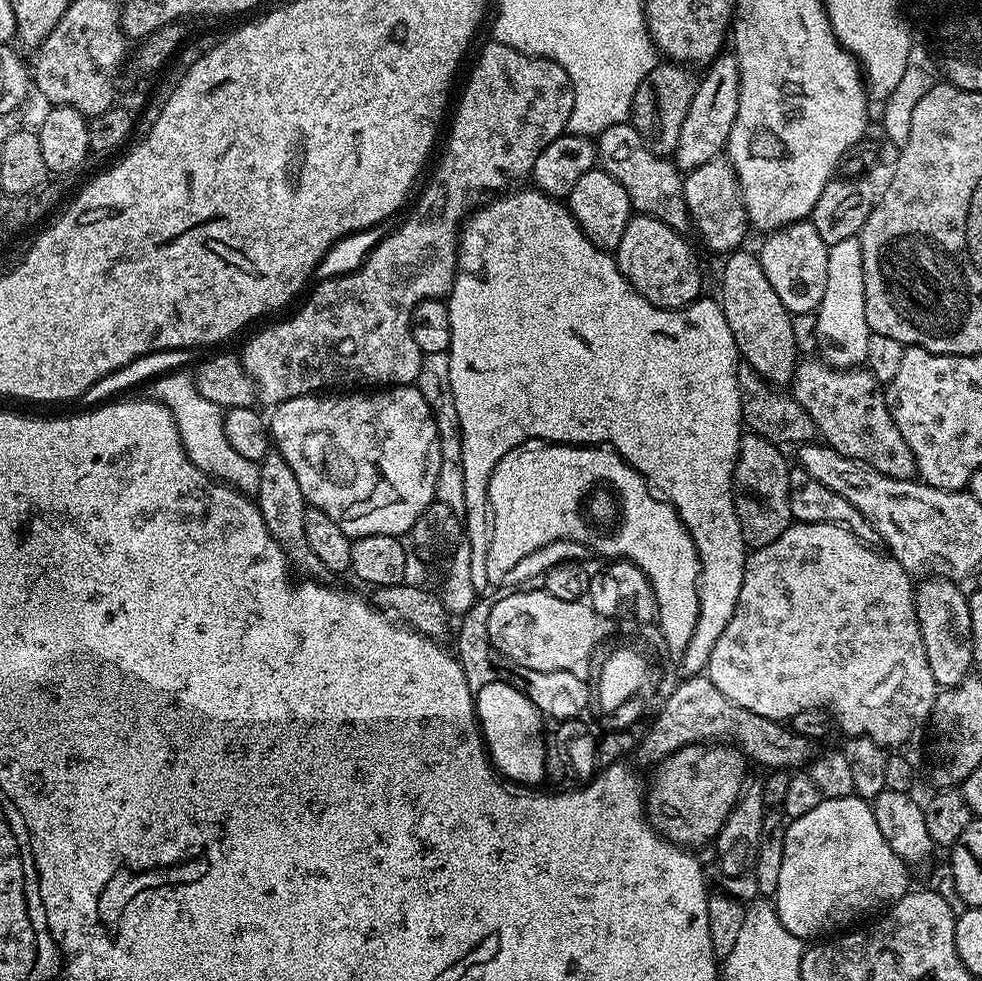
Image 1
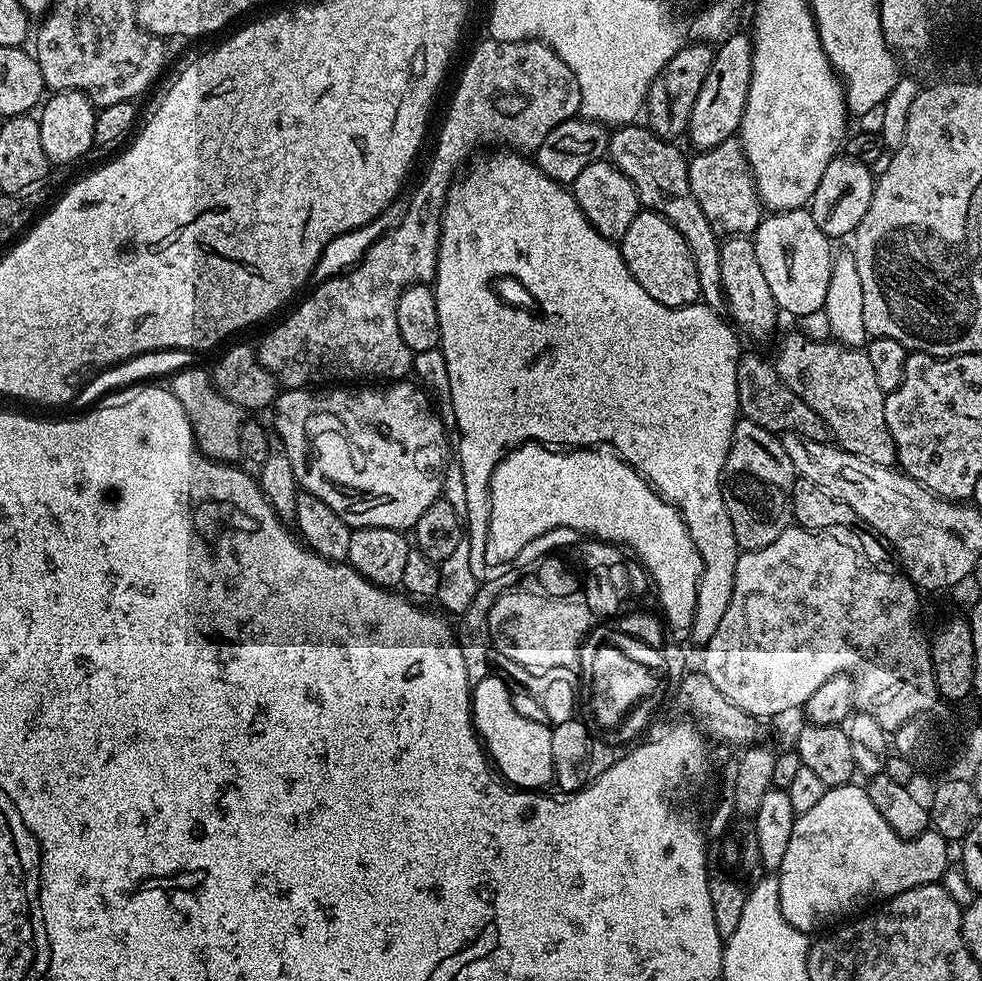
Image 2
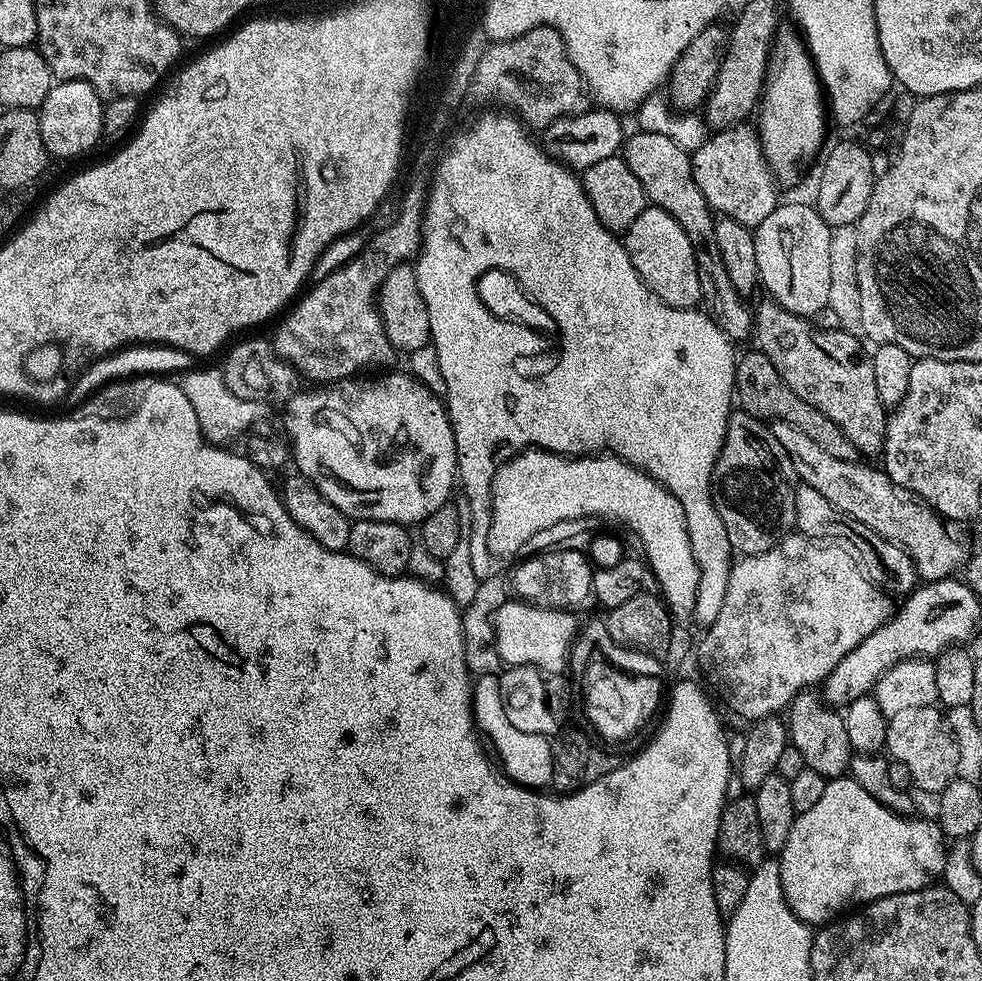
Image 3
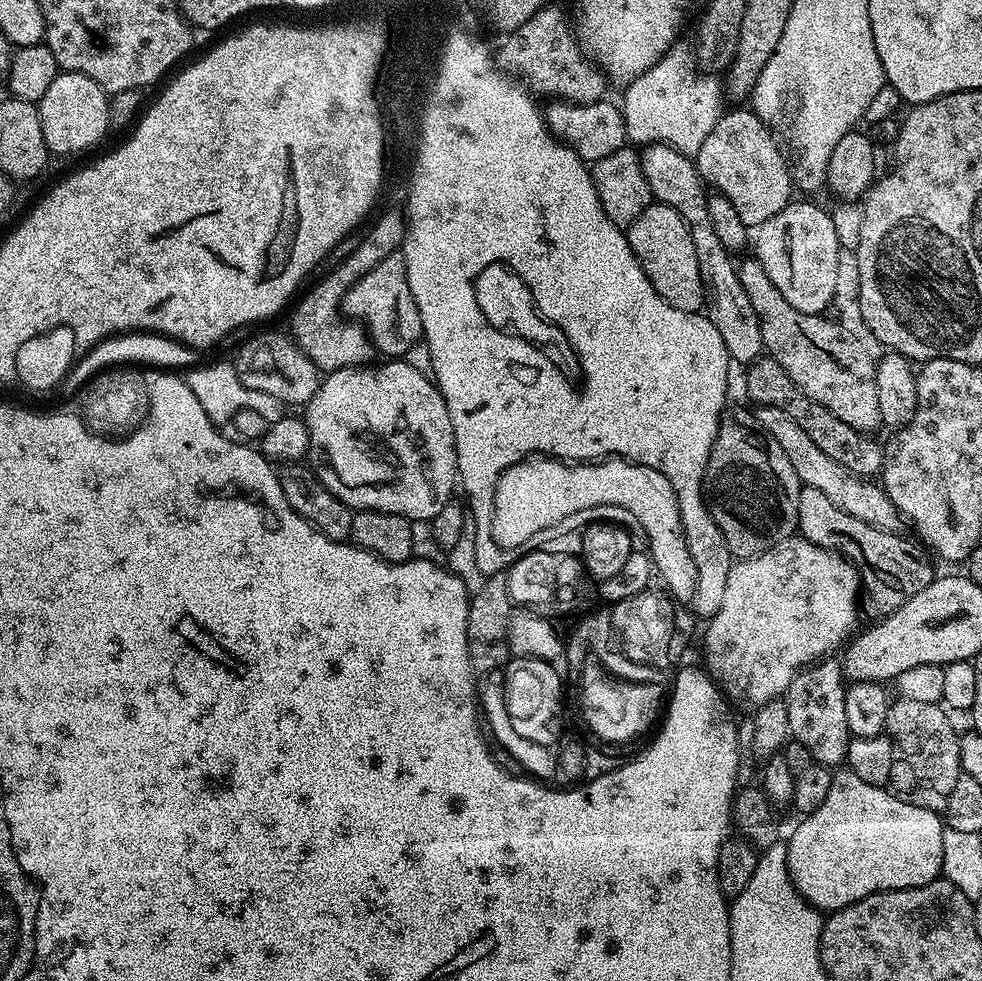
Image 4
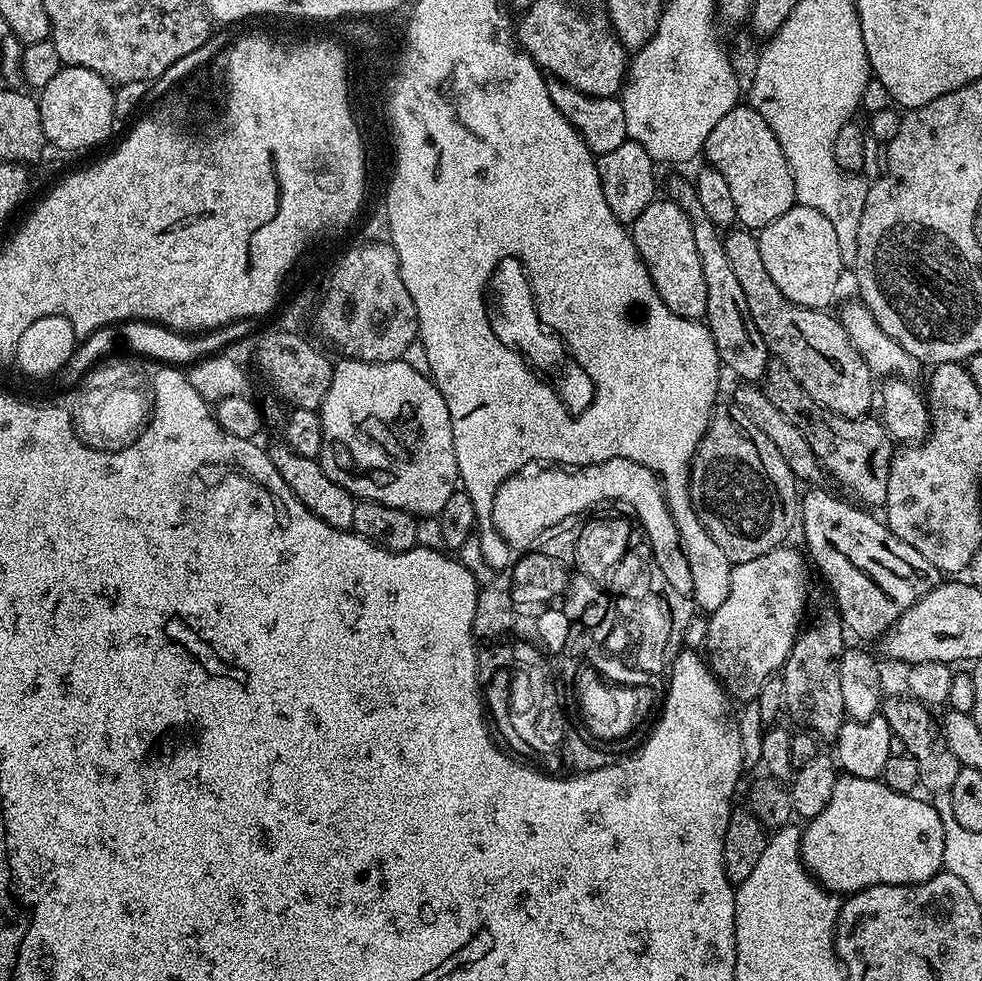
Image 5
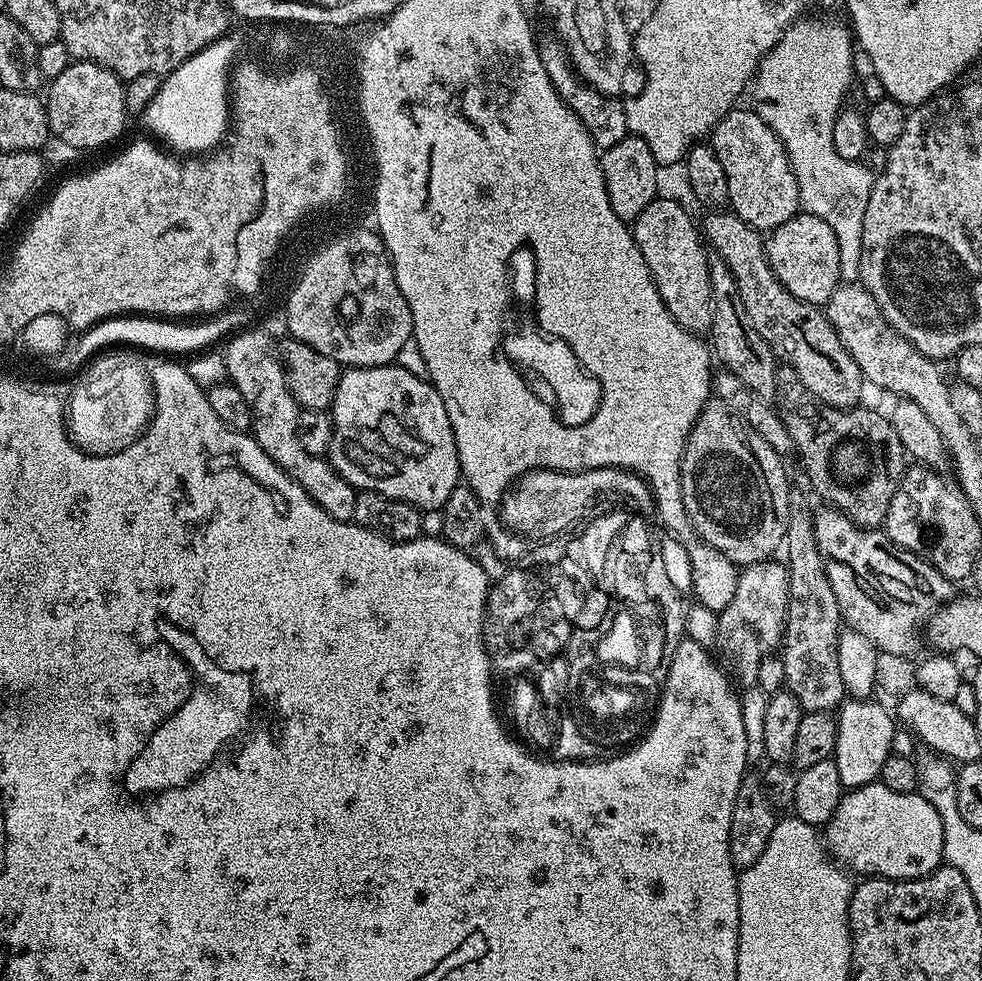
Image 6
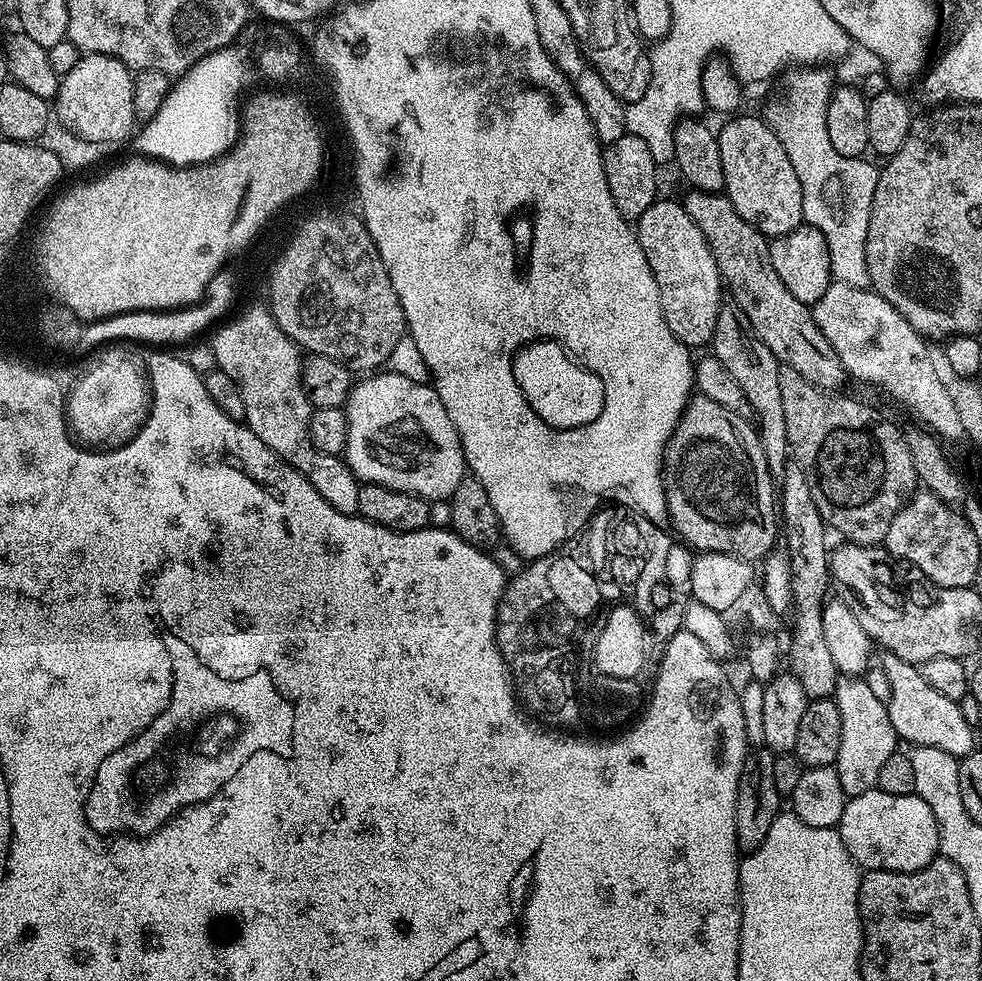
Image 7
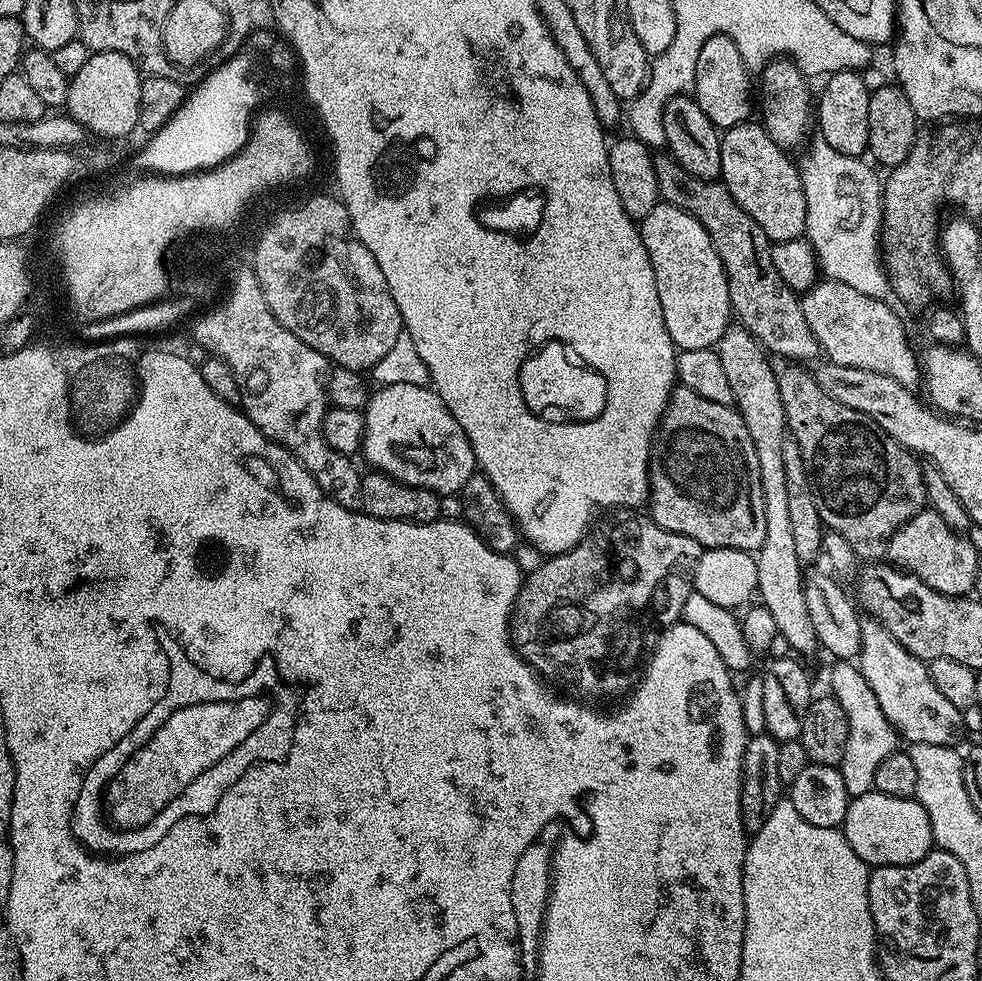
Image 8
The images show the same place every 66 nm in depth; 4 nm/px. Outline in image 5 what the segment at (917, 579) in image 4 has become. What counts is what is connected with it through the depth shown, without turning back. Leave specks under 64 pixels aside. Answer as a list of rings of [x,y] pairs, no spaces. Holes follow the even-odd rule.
[[[820,486],[809,487],[812,489],[805,496],[803,493],[798,500],[798,524],[799,527],[804,527],[803,547],[811,563],[816,563],[821,574],[828,579],[828,584],[836,595],[835,607],[845,629],[851,635],[853,632],[864,640],[876,640],[895,626],[904,611],[910,610],[927,592],[942,583],[942,573],[936,569],[934,562],[922,558],[922,554],[918,554],[914,546],[906,546],[906,542],[902,542],[898,534],[891,532],[883,519],[875,520],[870,513],[863,512],[868,511],[863,507],[855,503],[847,504],[846,501],[839,500],[834,493],[816,487]]]

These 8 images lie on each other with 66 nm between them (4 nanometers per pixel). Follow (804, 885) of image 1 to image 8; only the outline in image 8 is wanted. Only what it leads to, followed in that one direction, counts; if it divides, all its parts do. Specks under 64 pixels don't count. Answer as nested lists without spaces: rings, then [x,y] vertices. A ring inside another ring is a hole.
[[[875,790],[849,799],[842,831],[846,842],[850,842],[850,846],[854,846],[854,854],[858,854],[858,858],[862,858],[870,866],[882,864],[886,866],[906,866],[926,858],[926,854],[933,851],[934,848],[930,818],[926,818],[926,810],[916,799],[890,798],[890,794],[882,794]]]

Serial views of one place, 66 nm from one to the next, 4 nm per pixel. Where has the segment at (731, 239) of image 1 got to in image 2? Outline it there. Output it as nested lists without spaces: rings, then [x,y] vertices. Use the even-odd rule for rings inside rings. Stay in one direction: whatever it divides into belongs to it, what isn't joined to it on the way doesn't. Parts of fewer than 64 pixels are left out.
[[[739,139],[727,140],[713,148],[697,151],[695,155],[688,160],[690,190],[694,190],[694,198],[698,198],[698,206],[702,206],[702,214],[706,214],[712,229],[725,237],[751,237],[760,225],[762,205],[752,167],[740,149]]]

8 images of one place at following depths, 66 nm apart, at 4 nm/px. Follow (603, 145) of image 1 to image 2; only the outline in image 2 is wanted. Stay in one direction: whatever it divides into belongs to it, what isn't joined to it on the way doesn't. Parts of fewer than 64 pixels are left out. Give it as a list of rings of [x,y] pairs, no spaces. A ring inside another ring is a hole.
[[[633,122],[617,127],[609,135],[607,159],[626,178],[632,180],[634,190],[638,194],[641,205],[645,209],[664,216],[678,234],[688,244],[698,270],[698,286],[703,303],[717,310],[725,307],[724,287],[722,287],[722,262],[720,261],[721,237],[710,226],[706,214],[702,214],[702,206],[698,206],[698,198],[694,198],[694,190],[690,190],[690,174],[686,156],[676,149],[675,143],[657,136],[651,128]]]

